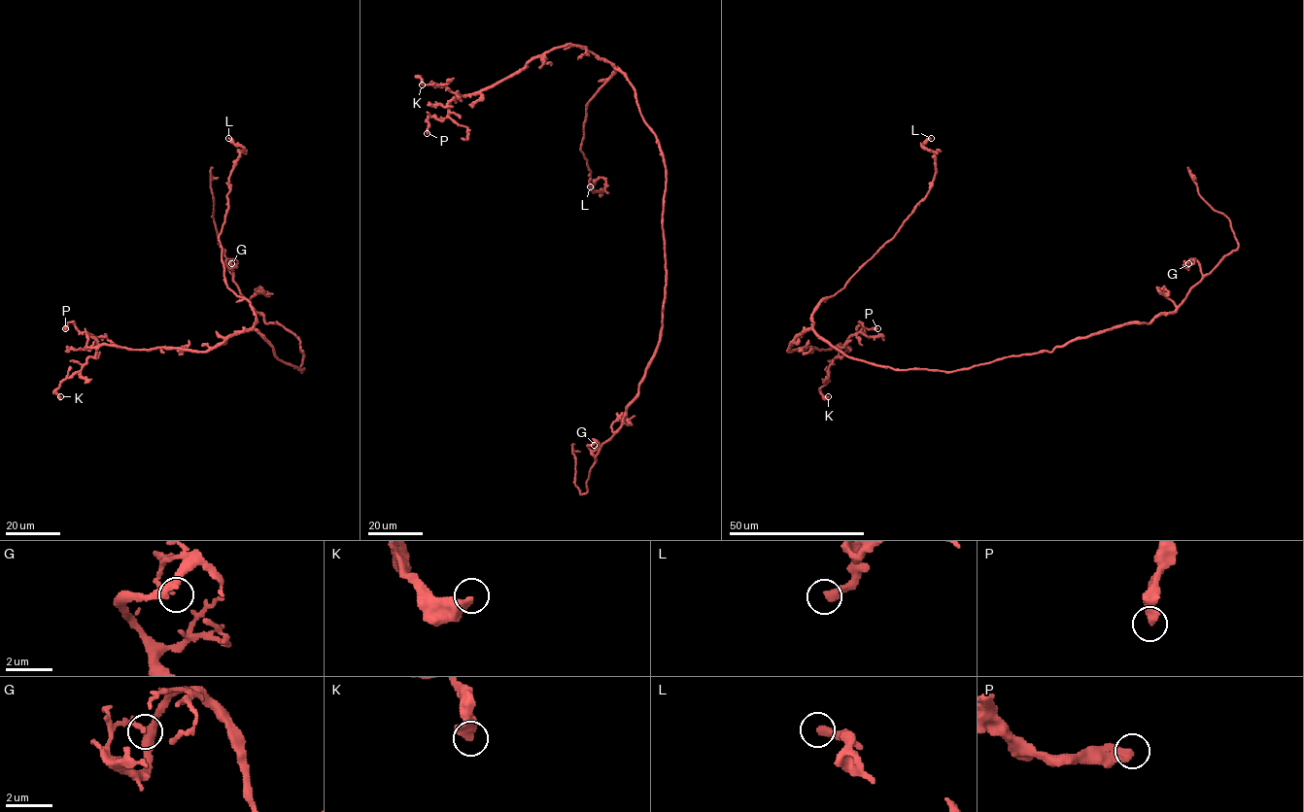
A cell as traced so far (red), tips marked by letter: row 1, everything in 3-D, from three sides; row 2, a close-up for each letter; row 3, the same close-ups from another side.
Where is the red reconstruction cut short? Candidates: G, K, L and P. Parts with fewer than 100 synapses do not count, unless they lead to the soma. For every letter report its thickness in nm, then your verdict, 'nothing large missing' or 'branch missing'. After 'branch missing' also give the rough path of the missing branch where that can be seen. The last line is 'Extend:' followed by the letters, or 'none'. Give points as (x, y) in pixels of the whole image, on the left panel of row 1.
G: 190 nm | nothing large missing
K: 480 nm | nothing large missing
L: 360 nm | nothing large missing
P: 400 nm | nothing large missing
Extend: none

